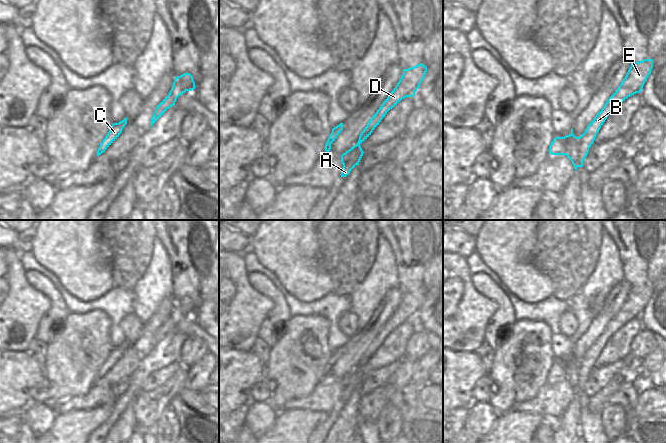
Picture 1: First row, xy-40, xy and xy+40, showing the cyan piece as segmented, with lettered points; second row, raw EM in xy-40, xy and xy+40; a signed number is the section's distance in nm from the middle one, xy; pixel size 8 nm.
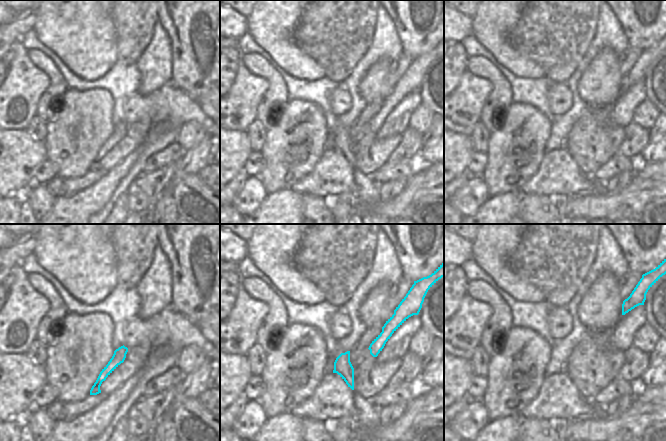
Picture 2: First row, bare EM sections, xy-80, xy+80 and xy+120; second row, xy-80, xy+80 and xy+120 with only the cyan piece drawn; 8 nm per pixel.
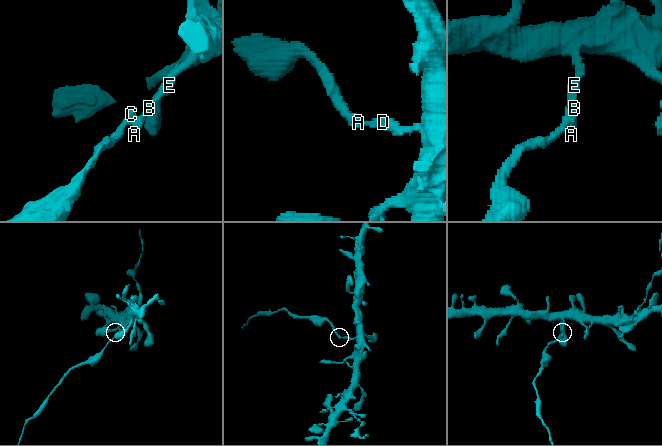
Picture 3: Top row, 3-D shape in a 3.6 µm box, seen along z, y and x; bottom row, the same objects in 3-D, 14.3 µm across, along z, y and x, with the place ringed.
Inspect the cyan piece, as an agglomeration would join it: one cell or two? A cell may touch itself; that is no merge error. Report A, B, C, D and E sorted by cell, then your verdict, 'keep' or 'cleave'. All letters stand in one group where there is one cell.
A B D E / C | cleave

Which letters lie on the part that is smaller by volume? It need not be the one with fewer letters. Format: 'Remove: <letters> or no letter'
Remove: C

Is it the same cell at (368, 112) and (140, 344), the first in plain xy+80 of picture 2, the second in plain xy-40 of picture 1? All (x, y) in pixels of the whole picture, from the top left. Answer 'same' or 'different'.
same

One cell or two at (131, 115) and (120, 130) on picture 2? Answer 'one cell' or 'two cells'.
two cells

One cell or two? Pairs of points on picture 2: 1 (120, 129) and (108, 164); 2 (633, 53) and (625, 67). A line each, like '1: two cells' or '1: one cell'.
1: one cell
2: one cell

